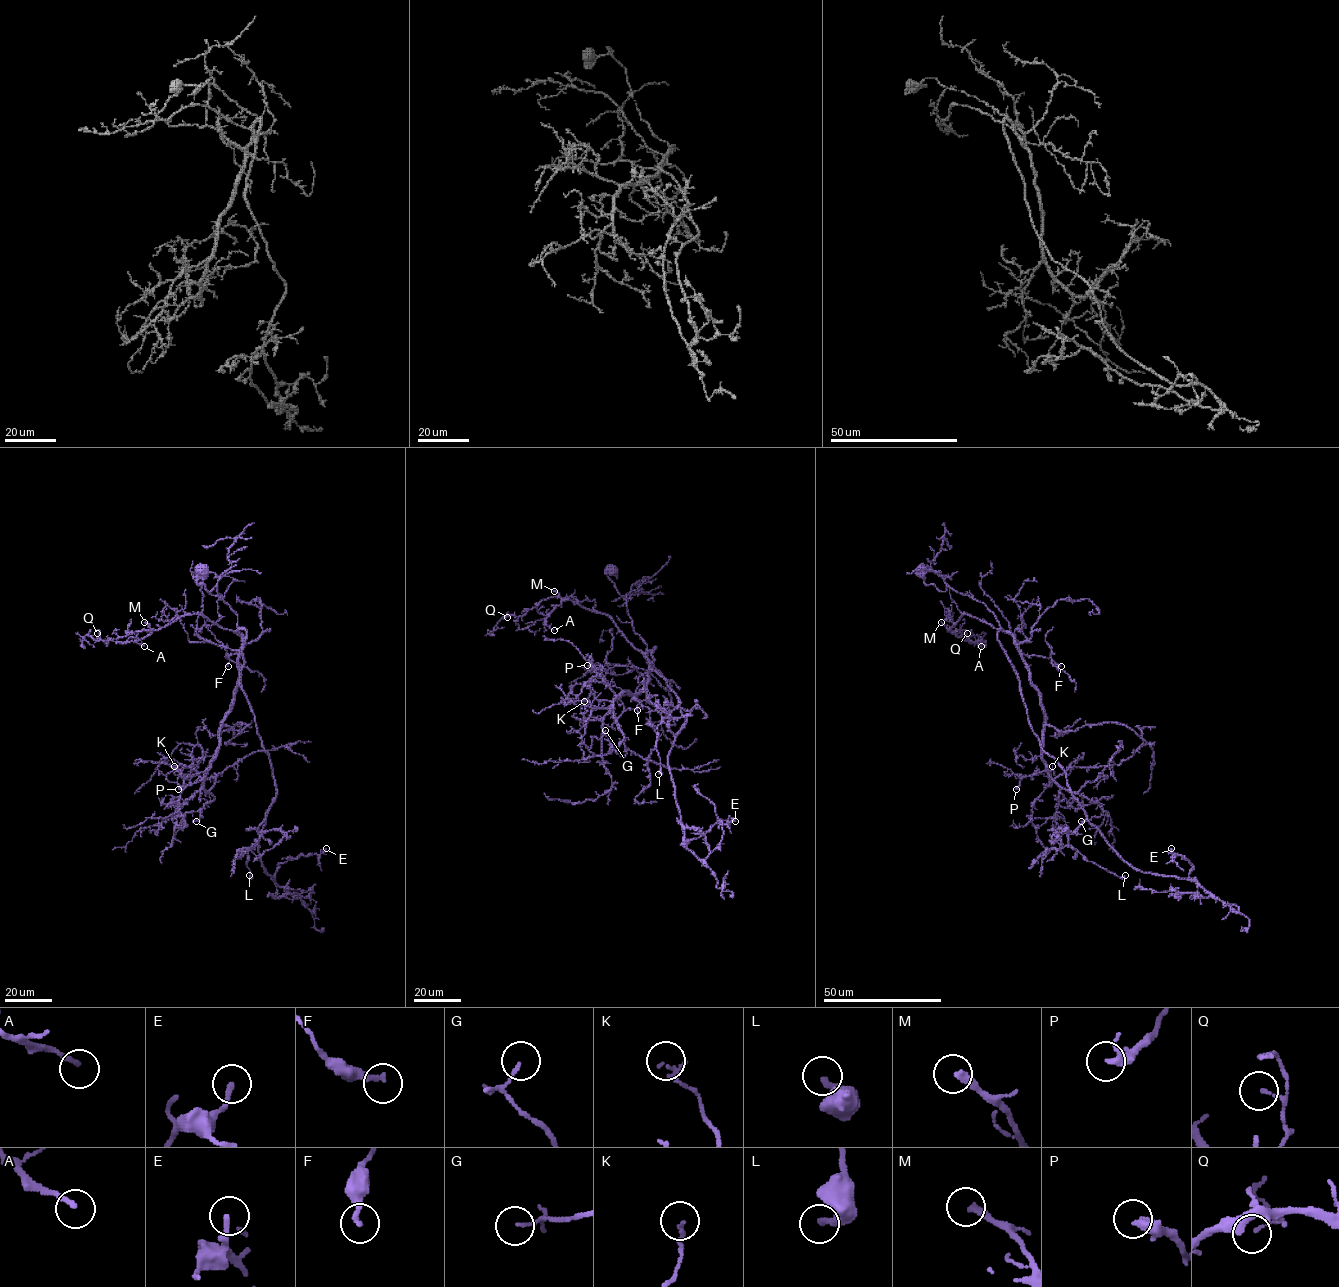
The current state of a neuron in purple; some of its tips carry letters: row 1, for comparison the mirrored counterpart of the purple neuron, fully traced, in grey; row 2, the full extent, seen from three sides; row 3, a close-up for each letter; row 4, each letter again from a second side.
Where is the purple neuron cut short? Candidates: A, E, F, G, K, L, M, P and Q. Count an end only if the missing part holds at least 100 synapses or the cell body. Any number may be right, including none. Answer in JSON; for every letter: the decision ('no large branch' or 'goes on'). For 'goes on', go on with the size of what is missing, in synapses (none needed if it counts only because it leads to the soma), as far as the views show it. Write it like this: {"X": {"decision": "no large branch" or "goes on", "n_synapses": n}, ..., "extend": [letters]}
{"A": {"decision": "no large branch"}, "E": {"decision": "no large branch"}, "F": {"decision": "no large branch"}, "G": {"decision": "no large branch"}, "K": {"decision": "no large branch"}, "L": {"decision": "no large branch"}, "M": {"decision": "goes on", "n_synapses": 100}, "P": {"decision": "no large branch"}, "Q": {"decision": "no large branch"}, "extend": ["M"]}

